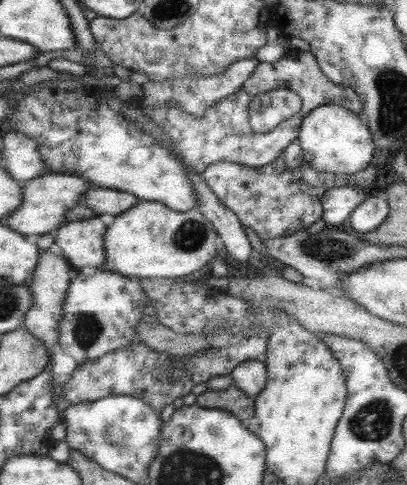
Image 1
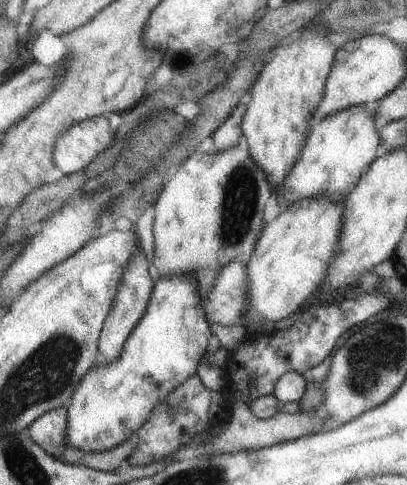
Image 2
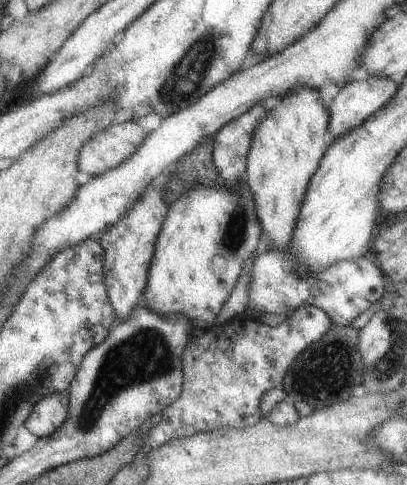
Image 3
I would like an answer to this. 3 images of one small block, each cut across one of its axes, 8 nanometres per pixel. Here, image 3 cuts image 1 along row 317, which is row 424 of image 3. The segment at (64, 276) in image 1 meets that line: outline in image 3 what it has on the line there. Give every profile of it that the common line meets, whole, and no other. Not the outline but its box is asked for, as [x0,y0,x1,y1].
[25,394,69,438]

